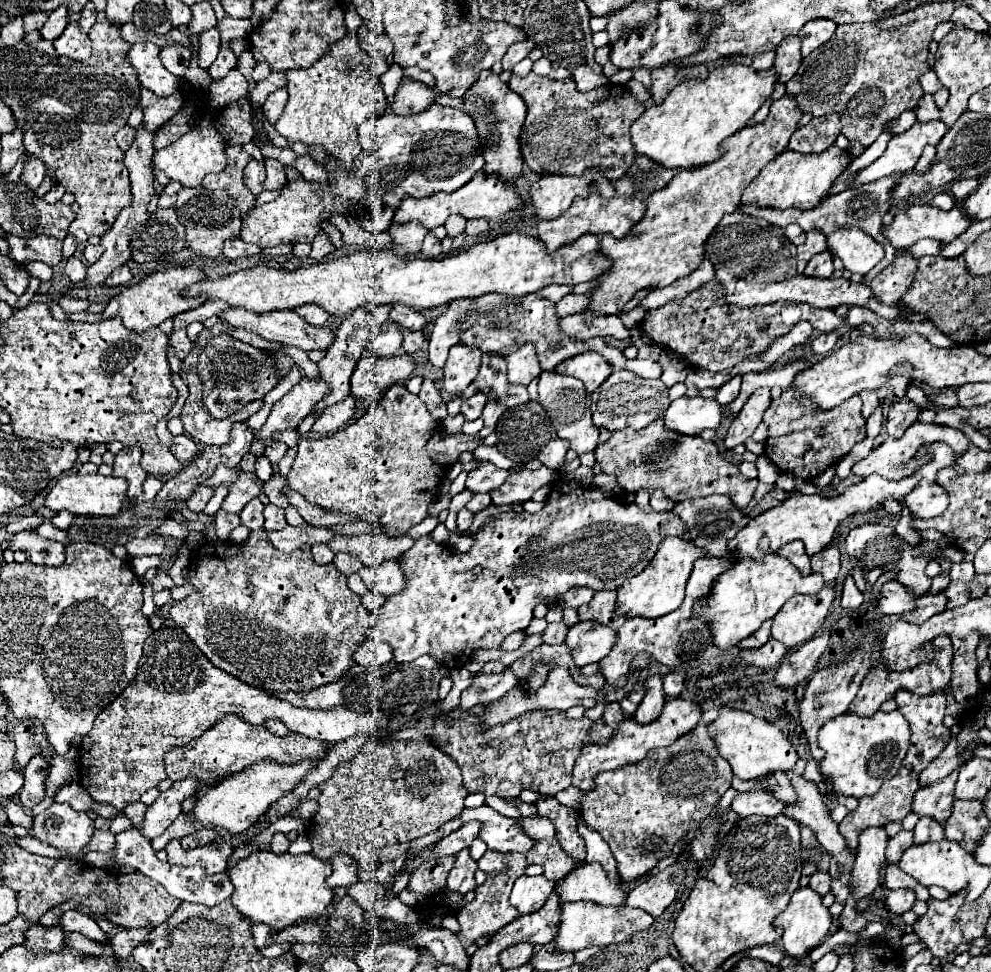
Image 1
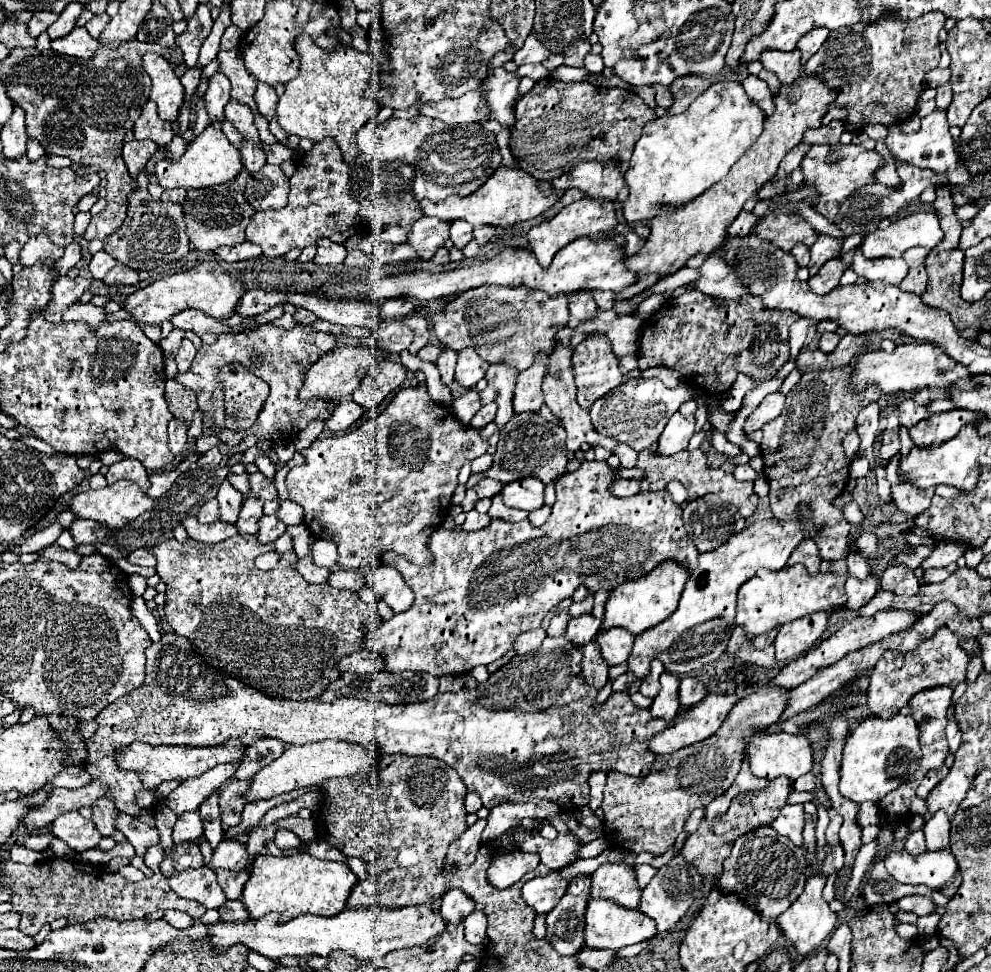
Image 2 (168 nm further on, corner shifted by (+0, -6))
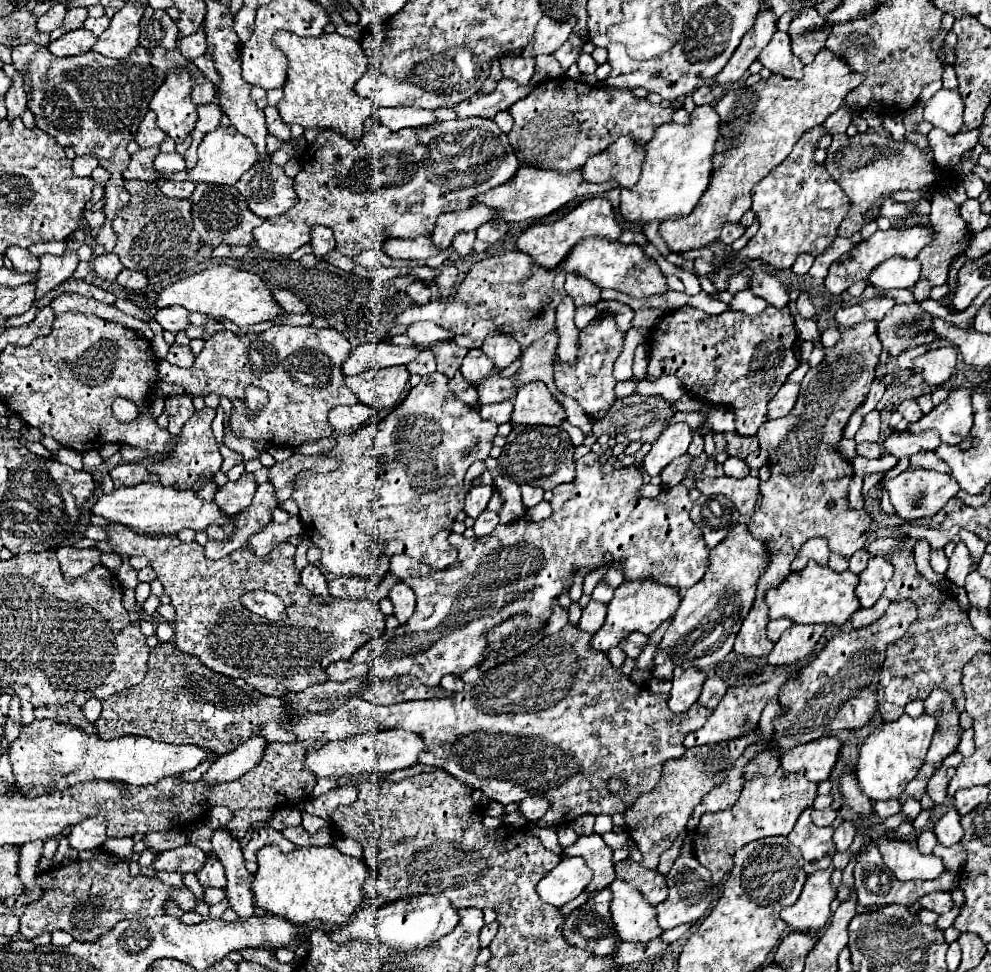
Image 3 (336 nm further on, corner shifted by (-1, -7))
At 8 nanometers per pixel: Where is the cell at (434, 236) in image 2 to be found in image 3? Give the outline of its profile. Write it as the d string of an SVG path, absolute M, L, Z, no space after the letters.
M472 206L460 212L446 212L438 218L430 240L440 248L448 248L452 244L452 238L456 232L468 232L476 230L480 224L488 222L494 218L494 212L488 212L486 206Z

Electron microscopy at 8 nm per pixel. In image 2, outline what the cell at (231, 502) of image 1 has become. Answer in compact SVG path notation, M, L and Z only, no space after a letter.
M261 471L251 475L251 491L245 497L259 497L259 499L277 499L275 479L267 479Z

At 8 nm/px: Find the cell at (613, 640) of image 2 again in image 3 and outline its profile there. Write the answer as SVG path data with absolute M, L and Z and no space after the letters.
M630 632L620 644L618 644L618 648L628 656L628 658L638 658L638 654L640 654L640 650L642 650L642 646L646 644L646 636L644 634L640 634L640 632Z

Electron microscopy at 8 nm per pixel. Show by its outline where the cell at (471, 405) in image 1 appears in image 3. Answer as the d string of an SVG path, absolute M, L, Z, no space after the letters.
M504 400L498 404L488 404L484 408L480 408L480 416L484 420L492 420L496 424L504 424L510 420L512 414L512 400Z

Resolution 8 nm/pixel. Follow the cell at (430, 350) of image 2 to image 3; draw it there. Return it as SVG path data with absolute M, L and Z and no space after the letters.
M448 340L448 342L434 344L432 352L436 356L436 370L442 372L444 376L452 378L454 372L460 368L460 364L462 364L462 360L464 360L468 350L458 346L458 344L454 344L452 340Z

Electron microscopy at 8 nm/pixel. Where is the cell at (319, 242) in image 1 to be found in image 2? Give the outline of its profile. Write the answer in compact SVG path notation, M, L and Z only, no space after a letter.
M321 237L317 241L317 255L315 255L313 261L317 265L341 265L345 255L347 255L347 251L345 251L343 245L335 245L329 239Z

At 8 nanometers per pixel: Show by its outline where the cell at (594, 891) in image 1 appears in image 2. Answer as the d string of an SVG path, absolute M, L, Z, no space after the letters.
M605 863L593 875L591 897L609 899L627 909L637 909L641 899L641 887L635 879L635 869L625 863Z

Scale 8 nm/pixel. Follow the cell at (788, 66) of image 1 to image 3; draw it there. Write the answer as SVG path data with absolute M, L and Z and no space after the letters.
M776 32L764 52L760 52L758 60L762 66L766 66L772 74L784 76L784 78L802 78L802 68L804 64L792 54L790 50L790 36L786 32Z

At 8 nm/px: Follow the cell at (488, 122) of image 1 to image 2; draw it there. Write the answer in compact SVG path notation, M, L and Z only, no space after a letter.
M497 67L493 71L493 77L487 77L483 83L485 89L485 101L491 109L491 119L497 119L503 125L513 125L513 101L517 97L519 77L517 73L509 73L503 67Z

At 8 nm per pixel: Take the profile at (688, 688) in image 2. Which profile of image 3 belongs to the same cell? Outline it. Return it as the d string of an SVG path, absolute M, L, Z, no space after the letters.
M708 678L702 686L702 692L700 692L700 698L698 702L704 706L704 708L716 708L718 700L726 694L728 690L728 684L722 680L722 678Z

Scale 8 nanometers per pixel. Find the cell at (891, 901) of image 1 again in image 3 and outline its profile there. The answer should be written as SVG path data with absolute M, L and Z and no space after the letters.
M932 892L932 894L922 896L918 904L936 914L946 914L952 908L952 898L950 898L950 892Z

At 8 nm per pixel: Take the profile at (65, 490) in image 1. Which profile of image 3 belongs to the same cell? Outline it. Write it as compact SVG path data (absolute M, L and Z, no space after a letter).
M136 484L116 488L112 494L104 494L92 506L92 514L104 516L110 522L118 522L128 526L134 532L142 532L146 536L160 534L176 534L184 528L204 530L212 522L224 522L222 510L216 502L200 500L192 490L176 490L172 486L160 484Z

